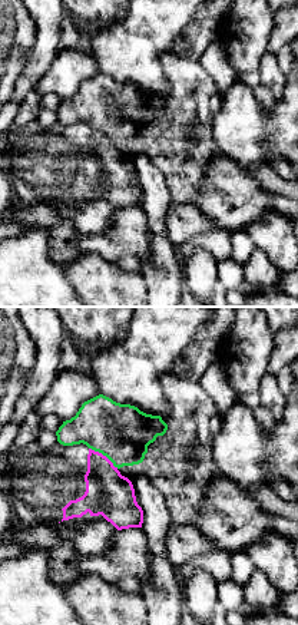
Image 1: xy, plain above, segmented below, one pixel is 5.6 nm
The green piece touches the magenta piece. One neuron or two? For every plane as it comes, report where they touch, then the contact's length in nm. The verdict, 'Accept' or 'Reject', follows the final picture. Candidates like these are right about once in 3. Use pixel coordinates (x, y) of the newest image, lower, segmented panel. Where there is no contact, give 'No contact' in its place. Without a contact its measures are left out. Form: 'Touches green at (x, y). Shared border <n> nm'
Touches green at (103, 455). Shared border 200 nm

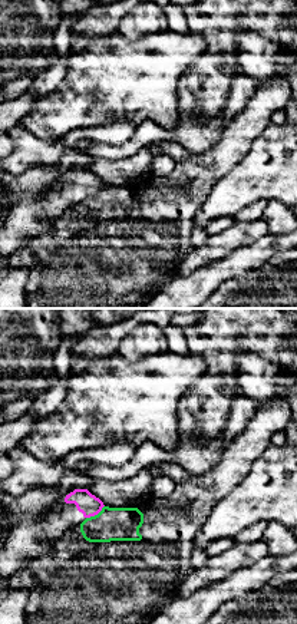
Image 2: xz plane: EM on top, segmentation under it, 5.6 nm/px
Touches green at (95, 515). Shared border 130 nm

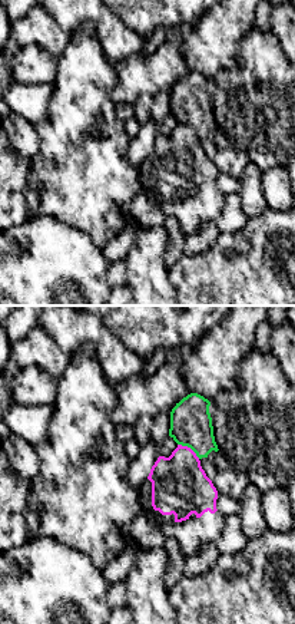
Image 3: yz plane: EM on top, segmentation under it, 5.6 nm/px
Touches green at (189, 446). Shared border 150 nm

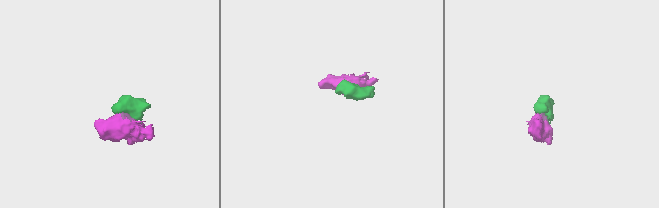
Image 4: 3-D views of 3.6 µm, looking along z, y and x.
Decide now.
Reject

